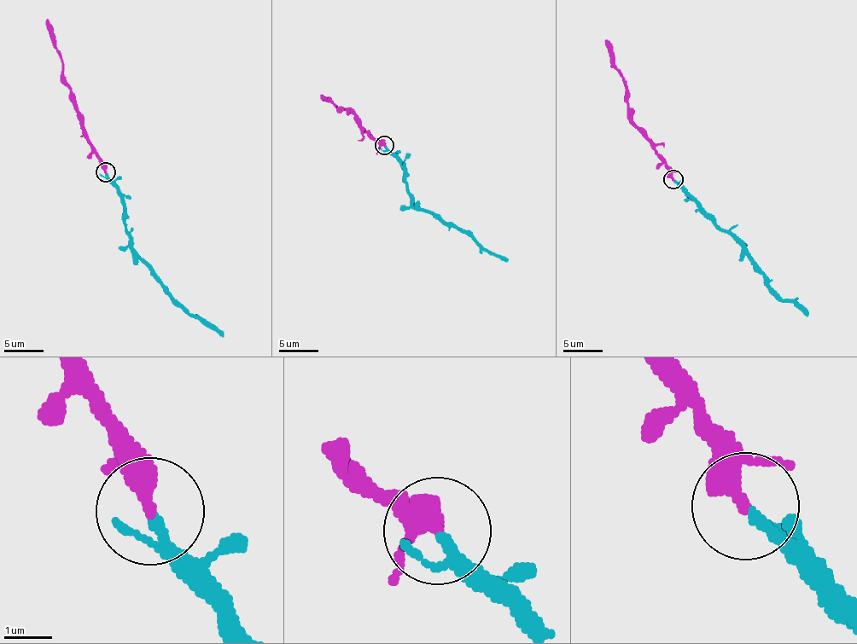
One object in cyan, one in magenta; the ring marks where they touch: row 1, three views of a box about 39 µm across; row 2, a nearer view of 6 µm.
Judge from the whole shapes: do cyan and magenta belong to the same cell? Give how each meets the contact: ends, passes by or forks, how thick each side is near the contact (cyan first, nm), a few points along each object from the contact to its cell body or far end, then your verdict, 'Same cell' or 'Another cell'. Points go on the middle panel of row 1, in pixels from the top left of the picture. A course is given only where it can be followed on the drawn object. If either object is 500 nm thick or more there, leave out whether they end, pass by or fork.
At the ring cyan passes by. At the ring magenta ends. Thickness 180 nm (cyan) against 400 nm. Course of cyan: (383, 145), (404, 170), (406, 192), (416, 205), (464, 229), (486, 249), (508, 259). Course of magenta: (383, 146), (364, 130), (361, 122), (349, 112), (339, 110), (322, 95). Same cell

